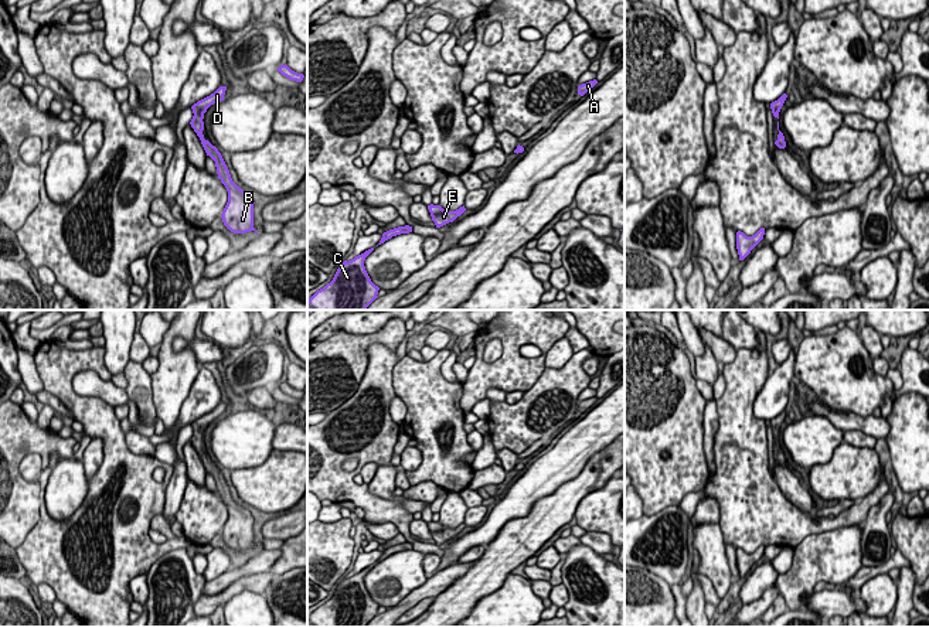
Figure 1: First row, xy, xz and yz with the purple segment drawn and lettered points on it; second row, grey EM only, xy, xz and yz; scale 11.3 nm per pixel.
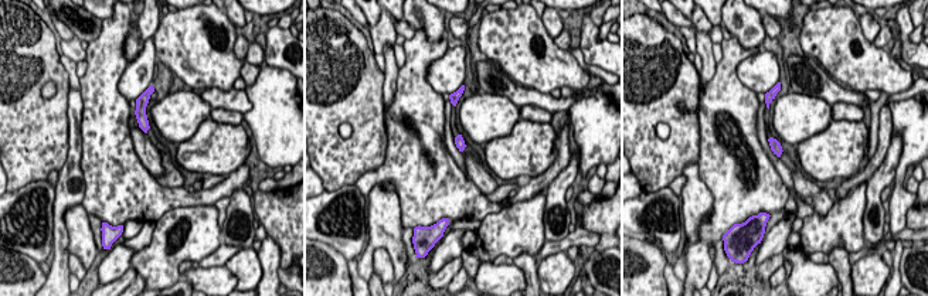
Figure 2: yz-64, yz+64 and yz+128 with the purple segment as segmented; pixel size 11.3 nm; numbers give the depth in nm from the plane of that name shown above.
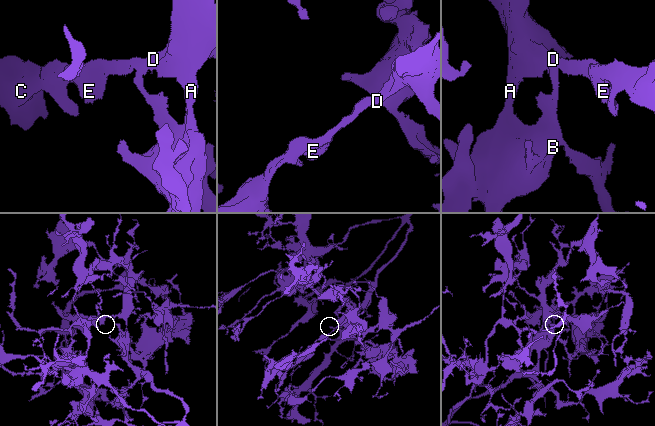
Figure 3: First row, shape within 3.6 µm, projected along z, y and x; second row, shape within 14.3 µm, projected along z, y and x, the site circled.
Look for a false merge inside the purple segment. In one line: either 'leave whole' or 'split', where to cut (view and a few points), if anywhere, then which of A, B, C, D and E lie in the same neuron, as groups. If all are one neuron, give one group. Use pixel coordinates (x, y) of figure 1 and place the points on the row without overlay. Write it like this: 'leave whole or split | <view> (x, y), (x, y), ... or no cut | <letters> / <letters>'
leave whole | no cut | A B C D E

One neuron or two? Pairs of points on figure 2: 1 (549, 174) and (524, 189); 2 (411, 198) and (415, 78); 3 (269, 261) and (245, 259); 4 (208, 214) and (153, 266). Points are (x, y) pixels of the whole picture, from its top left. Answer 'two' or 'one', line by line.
1: one
2: one
3: two
4: one

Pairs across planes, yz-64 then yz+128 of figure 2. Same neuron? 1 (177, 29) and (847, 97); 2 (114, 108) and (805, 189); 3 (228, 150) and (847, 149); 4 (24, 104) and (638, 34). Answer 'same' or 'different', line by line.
1: different
2: different
3: same
4: same

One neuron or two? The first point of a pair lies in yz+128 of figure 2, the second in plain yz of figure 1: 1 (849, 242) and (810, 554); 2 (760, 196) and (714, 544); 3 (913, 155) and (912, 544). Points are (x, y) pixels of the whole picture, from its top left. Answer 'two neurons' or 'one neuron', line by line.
1: one neuron
2: two neurons
3: two neurons

